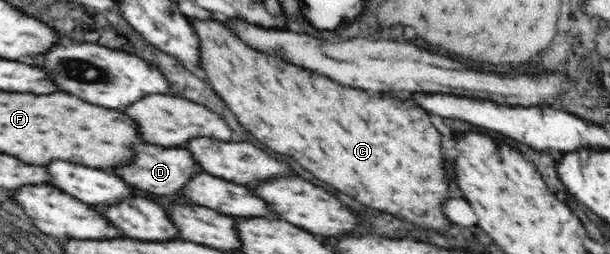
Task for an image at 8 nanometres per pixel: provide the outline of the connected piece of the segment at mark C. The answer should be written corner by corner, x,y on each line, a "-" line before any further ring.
217,17
209,18
206,20
195,19
190,20
195,33
199,35
201,52
201,64
200,67
207,73
207,79
212,84
212,93
219,94
225,104
235,112
237,120
255,136
259,138
261,142
267,144
267,148
271,148
273,152
279,152
279,154
289,154
293,156
305,170
309,170
315,178
331,184
333,188
337,188
339,192
343,194
349,194
353,196
357,202
369,206
369,208
375,208
375,210
383,210
383,212
389,212
389,214
397,214
401,216
403,220
407,222
413,222
421,228
427,228
427,230
435,230
439,234
445,234
451,226
449,226
449,220
445,218
443,214
443,200
449,198
449,184
447,184
447,166
445,166
445,158
441,154
441,134
435,130
435,126
431,124
429,120
429,114
419,108
415,102
411,100
397,100
397,98
385,98
385,96
369,96
365,90
355,90
355,88
343,88
341,84
337,84
335,80
329,80
325,76
319,76
315,72
307,72
303,68
297,68
281,58
275,58
275,56
263,56
261,52
255,52
253,48
249,48
245,42
241,42
237,36
233,36
233,32
229,32
223,24
217,22

